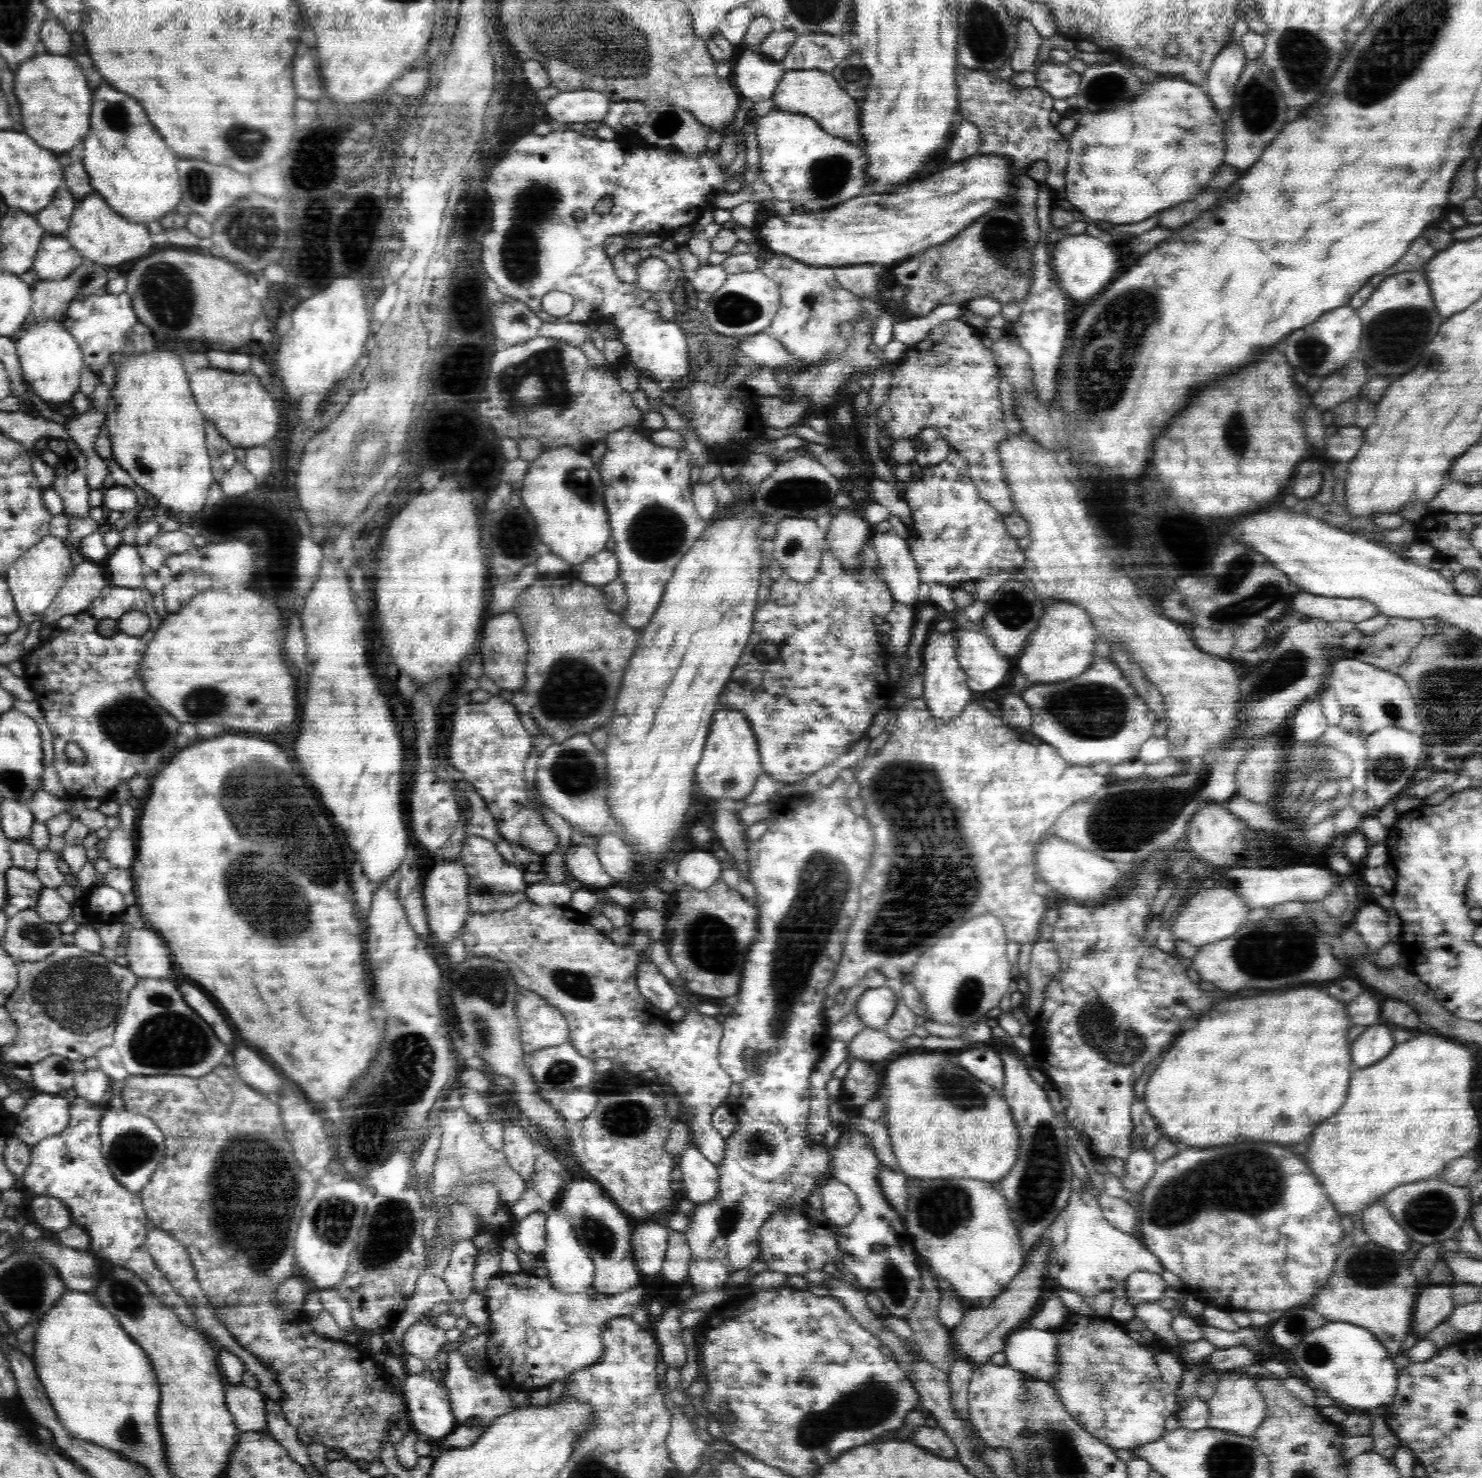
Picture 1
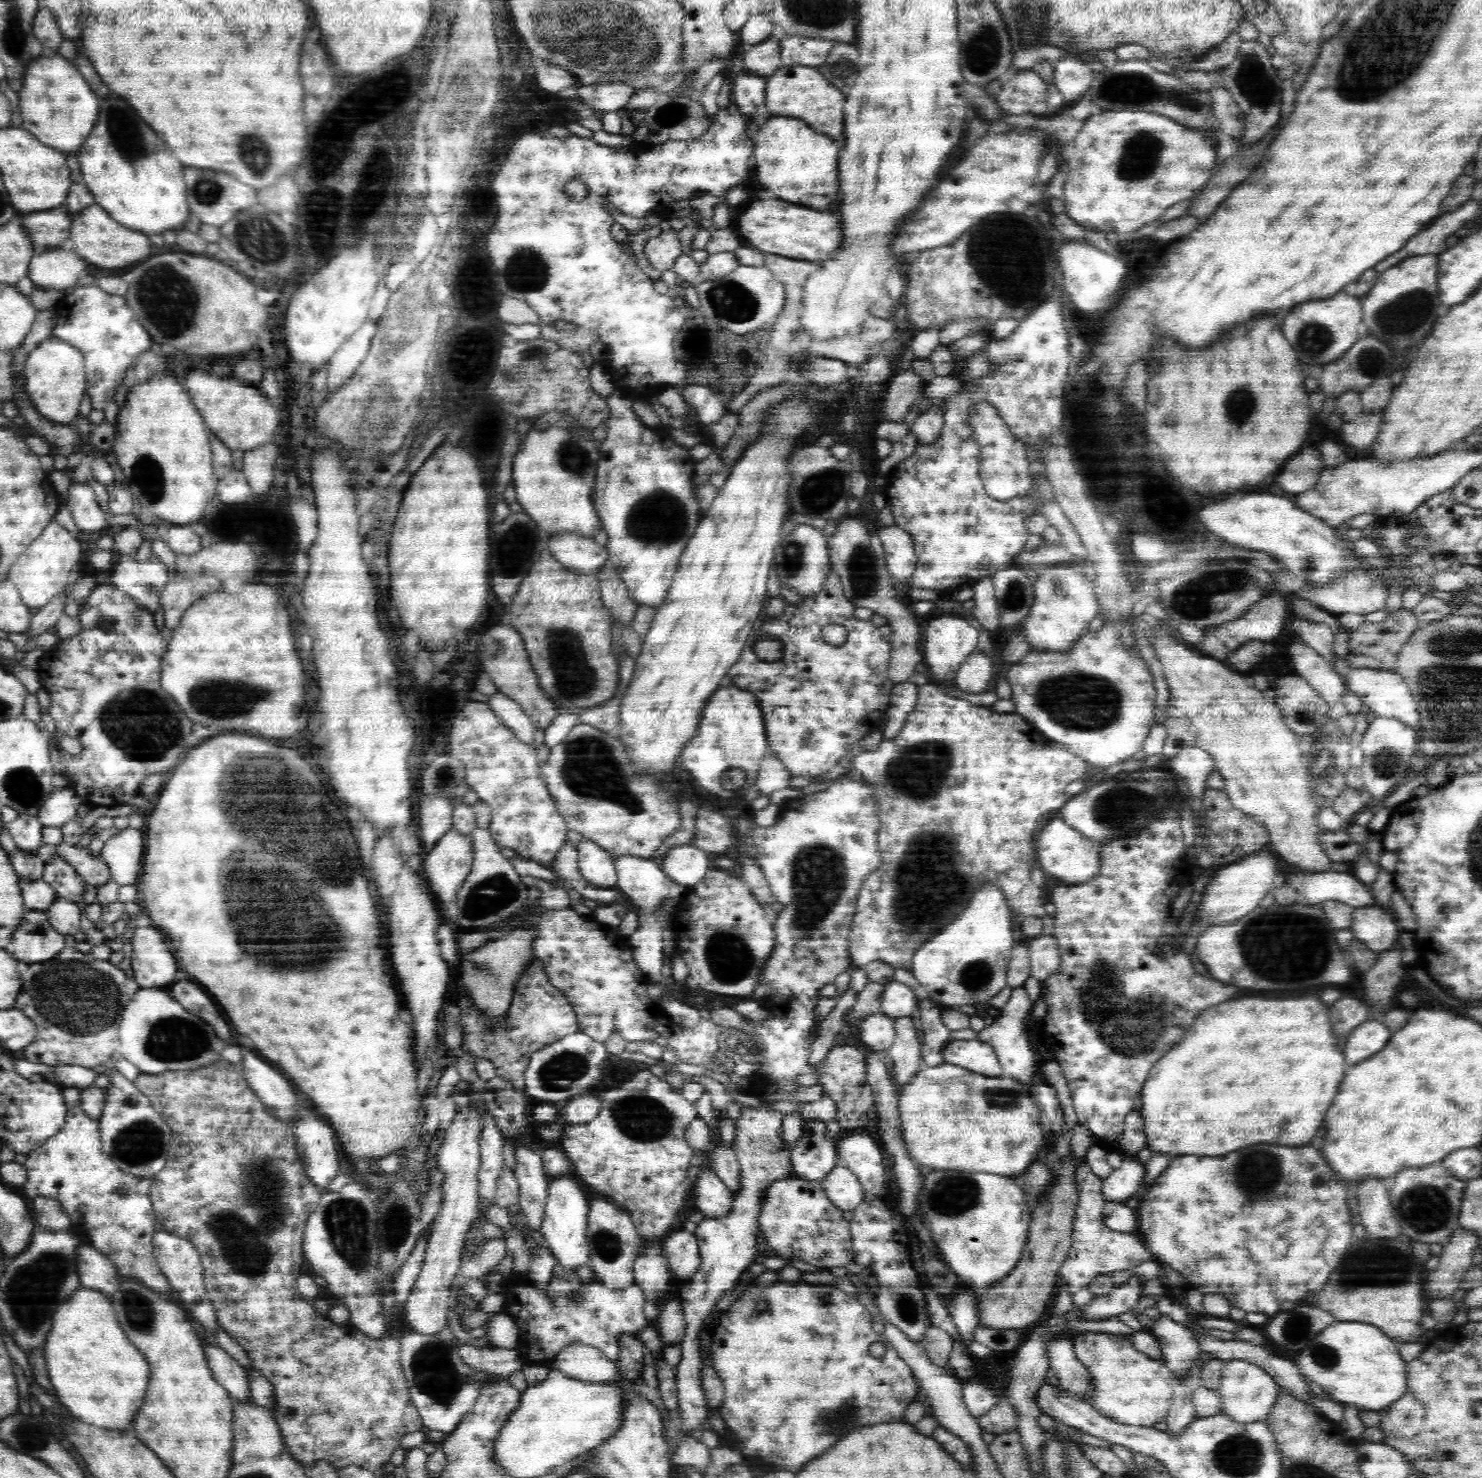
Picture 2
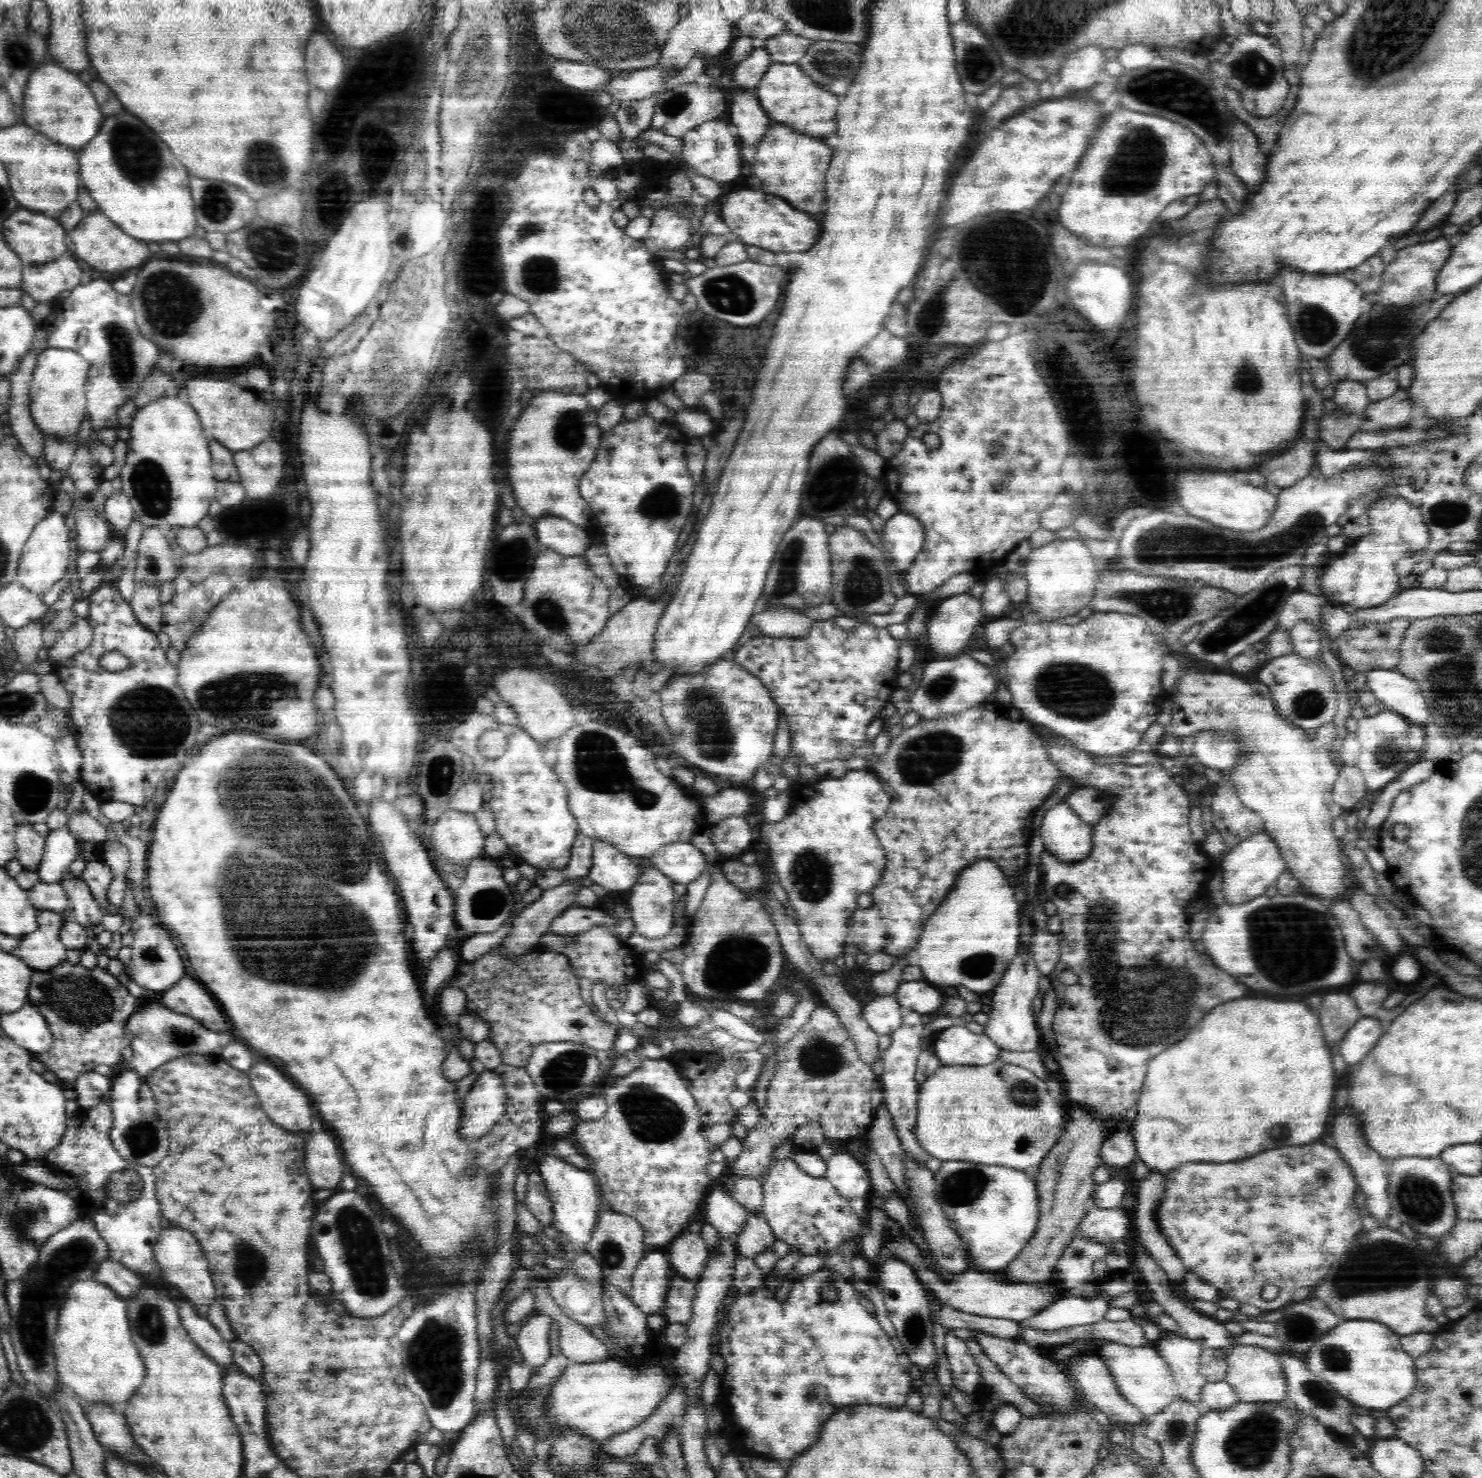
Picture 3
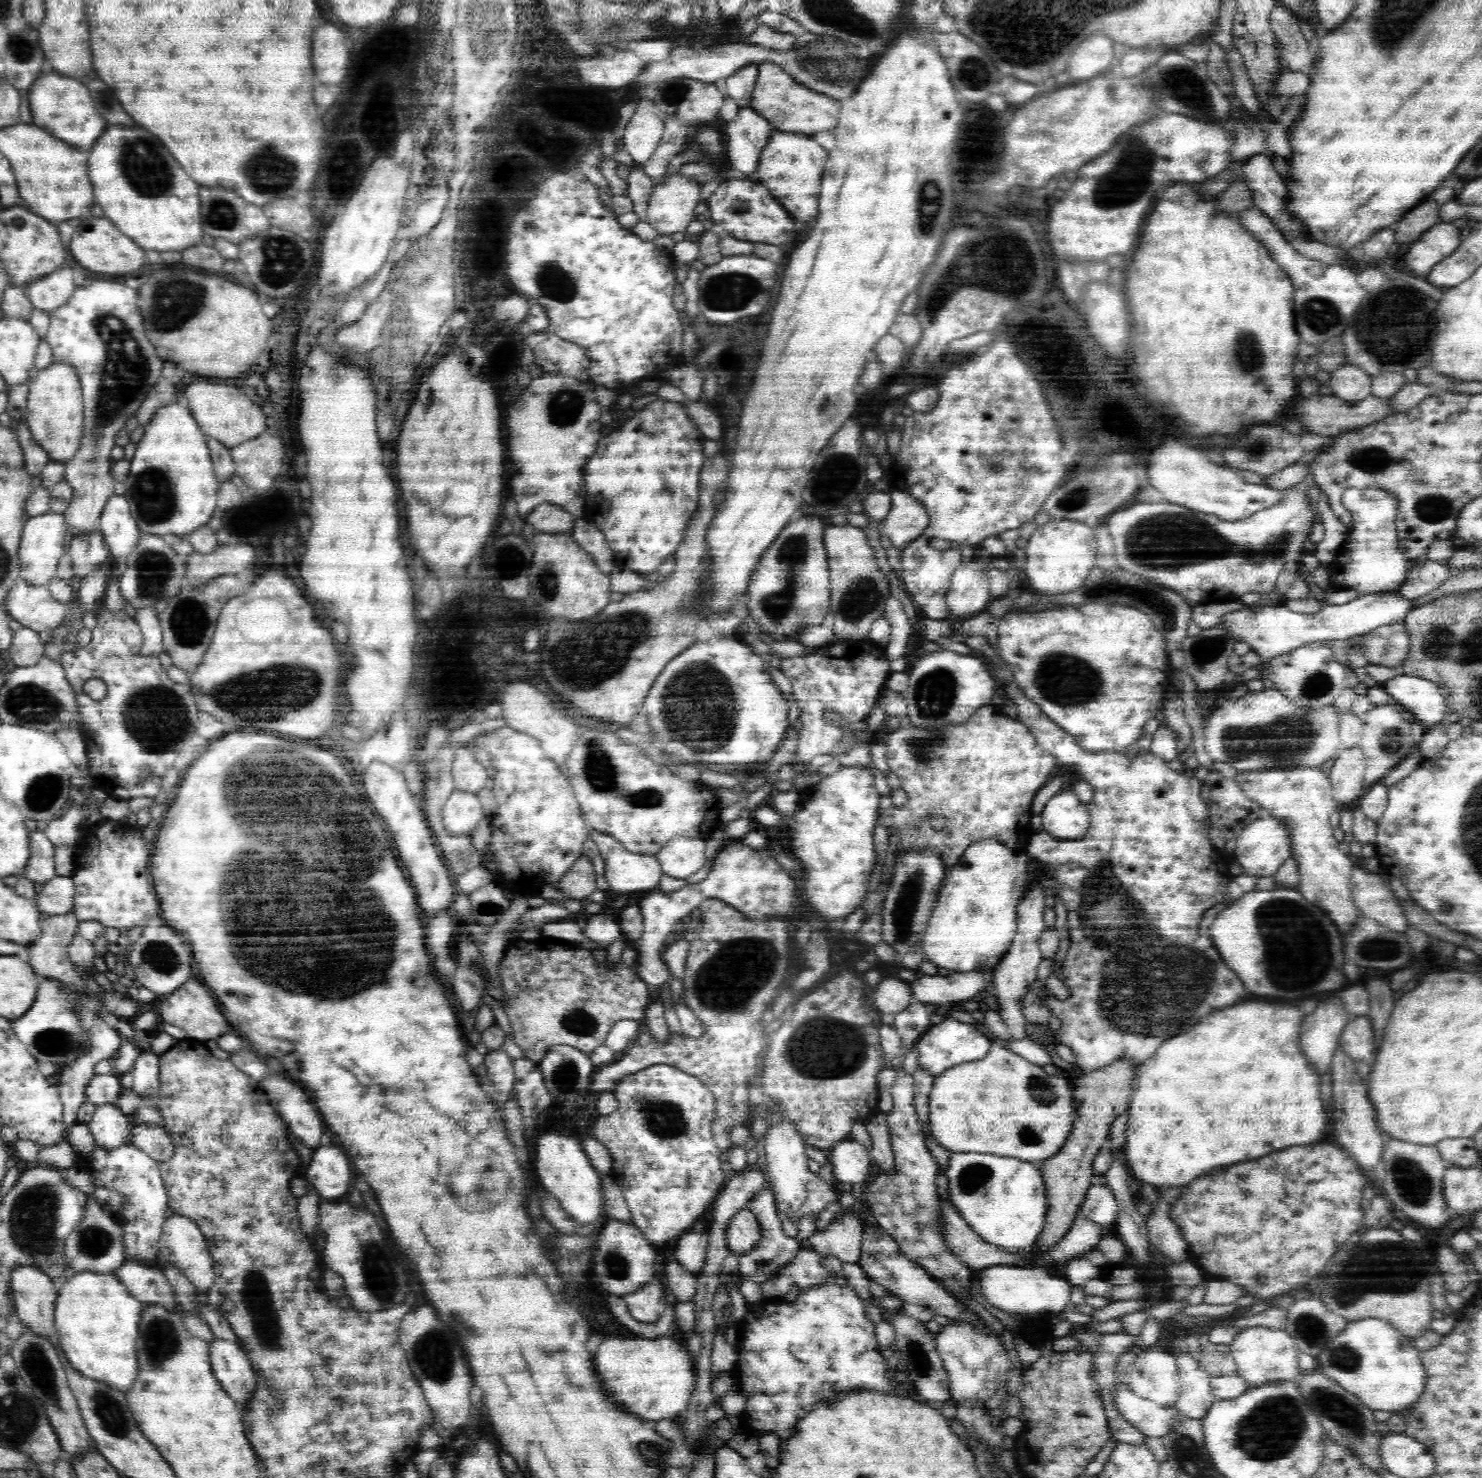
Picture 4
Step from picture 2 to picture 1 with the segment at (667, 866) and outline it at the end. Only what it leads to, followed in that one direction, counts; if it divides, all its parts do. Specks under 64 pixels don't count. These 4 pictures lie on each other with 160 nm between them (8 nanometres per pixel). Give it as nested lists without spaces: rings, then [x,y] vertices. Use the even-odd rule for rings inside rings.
[[[686,852],[677,864],[677,875],[683,884],[692,885],[696,890],[706,890],[721,880],[720,861],[714,852]]]

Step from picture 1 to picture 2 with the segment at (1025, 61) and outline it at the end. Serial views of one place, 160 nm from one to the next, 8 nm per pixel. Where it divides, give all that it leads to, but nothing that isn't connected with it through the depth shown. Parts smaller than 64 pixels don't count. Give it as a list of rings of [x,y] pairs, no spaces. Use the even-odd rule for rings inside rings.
[[[1032,70],[1010,72],[996,96],[1002,114],[1038,113],[1044,111],[1048,91],[1046,83]]]

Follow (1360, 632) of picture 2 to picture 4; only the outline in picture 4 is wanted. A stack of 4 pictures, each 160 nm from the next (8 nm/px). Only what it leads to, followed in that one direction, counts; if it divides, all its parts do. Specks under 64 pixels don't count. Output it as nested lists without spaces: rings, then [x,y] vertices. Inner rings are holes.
[[[1400,622],[1384,624],[1362,635],[1362,655],[1370,665],[1395,668],[1402,666],[1402,662],[1410,653],[1410,638],[1407,628]]]

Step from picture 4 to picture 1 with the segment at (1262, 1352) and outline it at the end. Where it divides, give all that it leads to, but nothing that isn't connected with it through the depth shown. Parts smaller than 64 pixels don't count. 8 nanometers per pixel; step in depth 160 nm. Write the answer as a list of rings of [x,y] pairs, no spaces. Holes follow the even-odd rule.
[[[1234,1369],[1230,1371],[1219,1375],[1216,1392],[1207,1402],[1210,1411],[1207,1428],[1252,1437],[1255,1430],[1263,1423],[1267,1411],[1262,1393],[1257,1387],[1257,1377],[1236,1375],[1232,1373]]]

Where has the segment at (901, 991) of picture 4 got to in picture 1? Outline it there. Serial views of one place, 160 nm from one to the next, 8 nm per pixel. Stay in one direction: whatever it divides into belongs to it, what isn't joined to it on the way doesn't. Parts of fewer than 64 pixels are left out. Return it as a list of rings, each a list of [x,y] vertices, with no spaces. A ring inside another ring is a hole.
[[[864,1029],[848,1044],[849,1057],[854,1061],[875,1063],[889,1058],[892,1052],[903,1052],[900,1044],[890,1039],[885,1030]]]

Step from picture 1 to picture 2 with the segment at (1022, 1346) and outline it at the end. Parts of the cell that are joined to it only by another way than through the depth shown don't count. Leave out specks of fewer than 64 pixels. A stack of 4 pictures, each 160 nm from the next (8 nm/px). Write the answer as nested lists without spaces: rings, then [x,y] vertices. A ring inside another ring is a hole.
[[[1061,1335],[1052,1339],[1047,1344],[1047,1357],[1049,1368],[1054,1370],[1054,1374],[1059,1380],[1059,1386],[1063,1386],[1068,1392],[1083,1398],[1085,1392],[1091,1389],[1091,1376],[1088,1369],[1076,1358],[1073,1342],[1069,1335]]]

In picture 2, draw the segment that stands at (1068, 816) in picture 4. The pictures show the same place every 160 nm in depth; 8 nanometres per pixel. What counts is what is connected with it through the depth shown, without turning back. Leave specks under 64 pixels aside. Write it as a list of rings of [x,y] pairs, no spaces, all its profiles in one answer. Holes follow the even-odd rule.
[[[1054,818],[1038,836],[1038,860],[1040,868],[1050,876],[1056,876],[1068,884],[1082,884],[1100,874],[1101,843],[1094,842],[1062,820]]]

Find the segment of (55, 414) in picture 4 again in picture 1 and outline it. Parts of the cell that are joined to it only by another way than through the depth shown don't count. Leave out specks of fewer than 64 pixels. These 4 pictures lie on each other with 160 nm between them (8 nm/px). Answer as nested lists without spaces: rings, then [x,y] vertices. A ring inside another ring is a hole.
[[[43,318],[30,321],[15,339],[24,380],[49,406],[70,406],[72,397],[79,392],[80,375],[84,362],[80,345],[66,330],[61,320]]]

